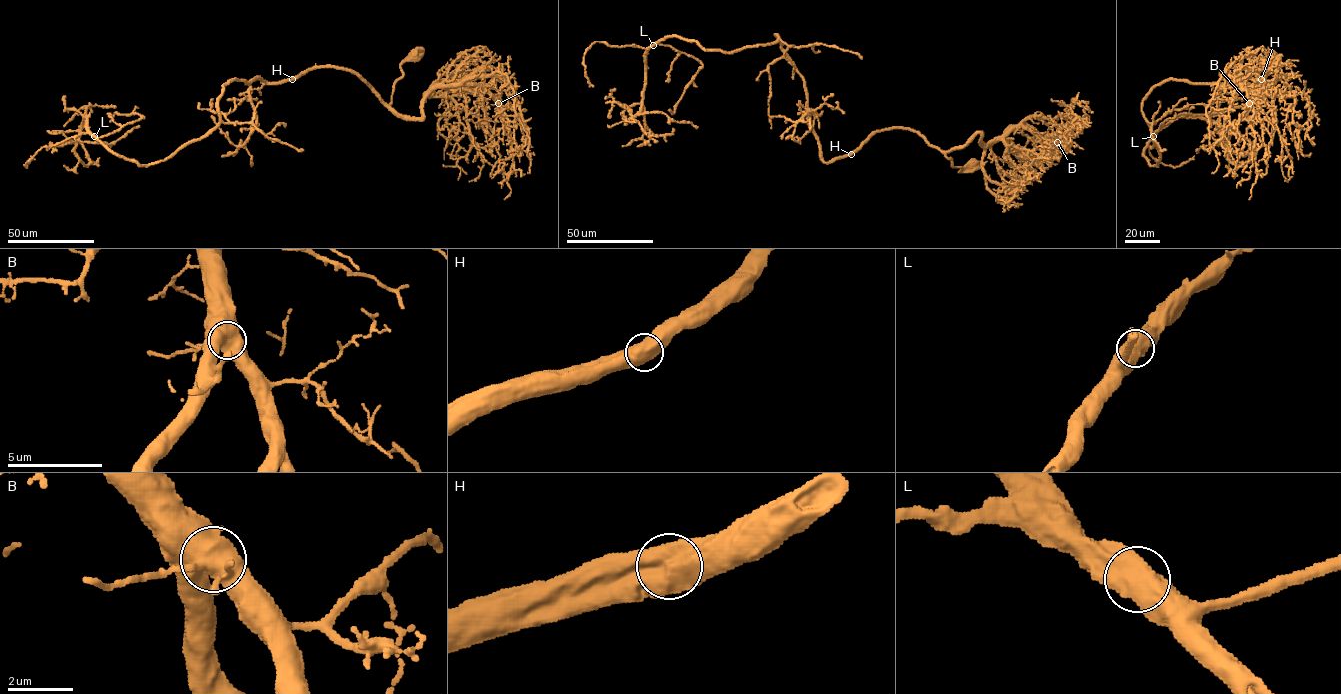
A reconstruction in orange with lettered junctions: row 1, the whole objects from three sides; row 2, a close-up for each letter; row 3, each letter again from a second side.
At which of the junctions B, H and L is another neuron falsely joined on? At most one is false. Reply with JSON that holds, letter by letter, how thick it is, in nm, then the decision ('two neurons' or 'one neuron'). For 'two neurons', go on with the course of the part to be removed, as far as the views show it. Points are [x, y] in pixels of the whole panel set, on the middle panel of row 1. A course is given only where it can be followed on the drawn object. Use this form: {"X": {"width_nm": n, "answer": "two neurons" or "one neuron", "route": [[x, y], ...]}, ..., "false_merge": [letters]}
{"B": {"width_nm": 750, "answer": "one neuron"}, "H": {"width_nm": 850, "answer": "one neuron"}, "L": {"width_nm": 850, "answer": "one neuron"}, "false_merge": []}

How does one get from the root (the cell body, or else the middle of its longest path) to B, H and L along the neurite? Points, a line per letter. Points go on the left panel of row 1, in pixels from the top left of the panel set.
B: (412, 57), (401, 64), (387, 106), (397, 113), (422, 118), (431, 92), (456, 85), (480, 85), (498, 103)
H: (412, 57), (401, 64), (402, 75), (387, 105), (349, 70), (314, 67), (292, 79)
L: (412, 57), (387, 105), (355, 73), (314, 67), (229, 82), (218, 123), (164, 160), (138, 165), (95, 136)

